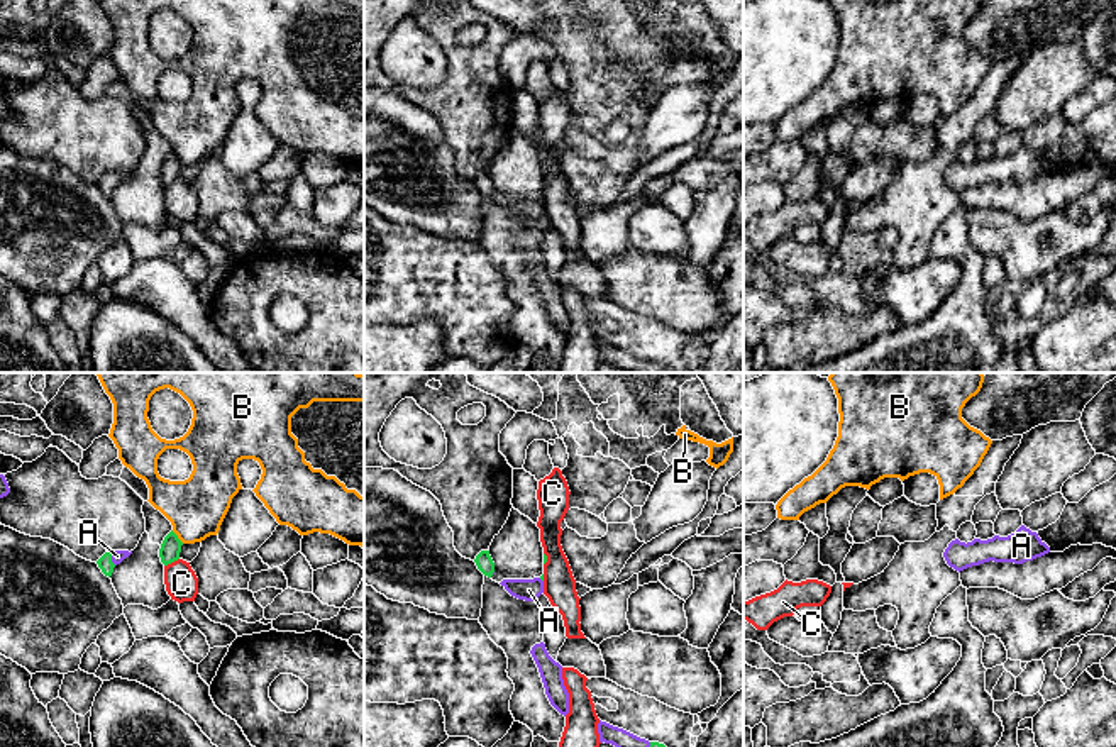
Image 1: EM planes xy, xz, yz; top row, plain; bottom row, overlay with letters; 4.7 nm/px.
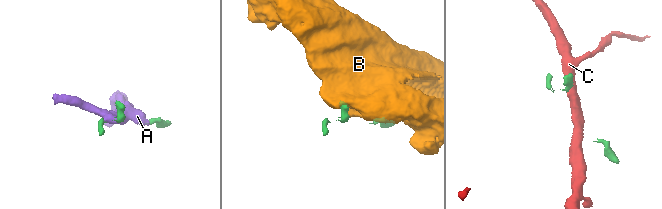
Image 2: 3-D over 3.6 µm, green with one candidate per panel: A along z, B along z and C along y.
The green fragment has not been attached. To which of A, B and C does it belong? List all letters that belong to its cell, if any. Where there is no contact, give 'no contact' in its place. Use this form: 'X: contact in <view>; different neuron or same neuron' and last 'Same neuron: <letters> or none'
A: contact in xy; same neuron
B: contact in xy; different neuron
C: contact in xy; different neuron
Same neuron: A

